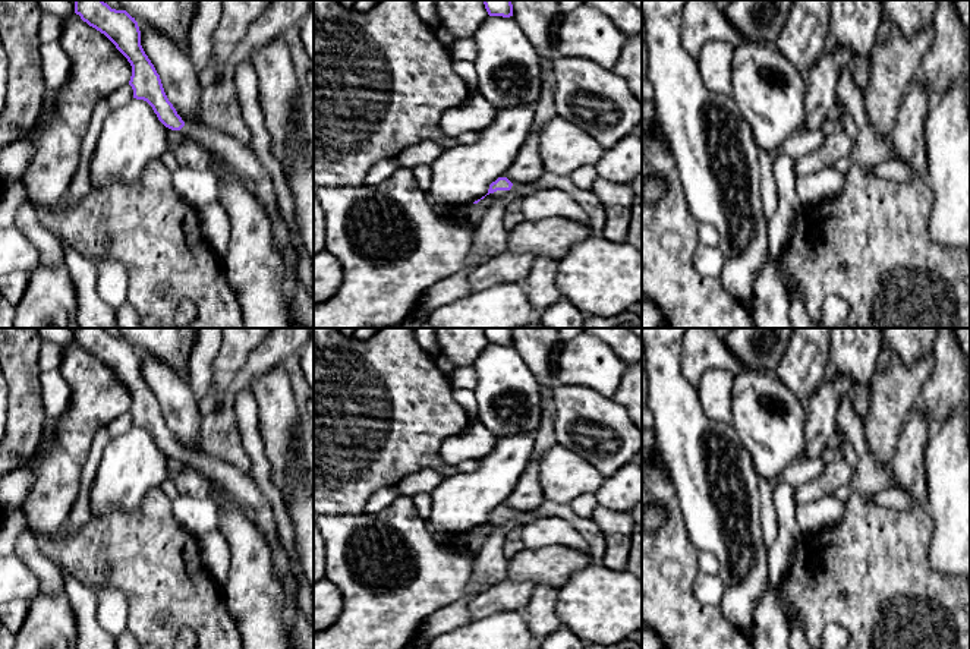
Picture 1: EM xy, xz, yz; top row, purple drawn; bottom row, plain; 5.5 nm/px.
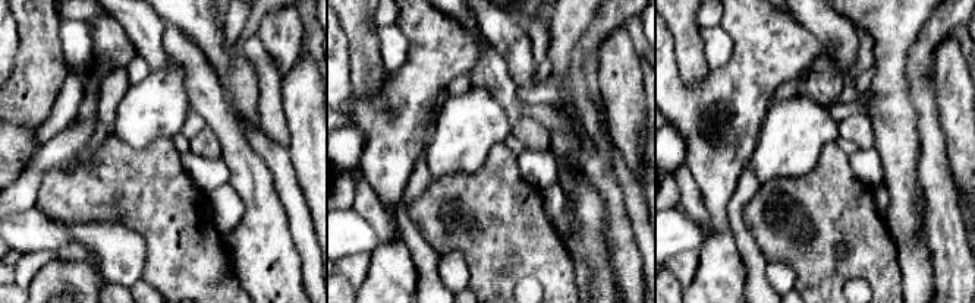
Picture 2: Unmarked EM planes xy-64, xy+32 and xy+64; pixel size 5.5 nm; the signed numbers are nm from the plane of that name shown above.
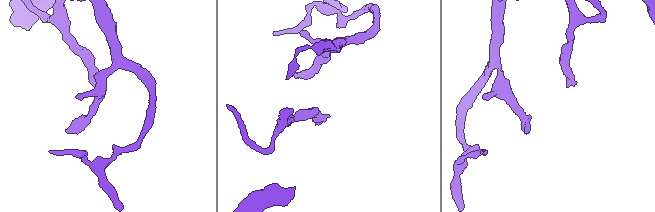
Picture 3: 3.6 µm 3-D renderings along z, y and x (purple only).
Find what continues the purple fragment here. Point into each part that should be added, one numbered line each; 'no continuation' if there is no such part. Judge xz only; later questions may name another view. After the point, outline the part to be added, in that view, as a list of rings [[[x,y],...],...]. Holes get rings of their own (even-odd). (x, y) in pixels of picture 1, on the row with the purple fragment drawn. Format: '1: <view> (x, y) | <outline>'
1: xz (520, 191) | [[[529,183],[529,185],[513,185],[511,190],[520,198],[536,192],[536,189],[532,183]]]

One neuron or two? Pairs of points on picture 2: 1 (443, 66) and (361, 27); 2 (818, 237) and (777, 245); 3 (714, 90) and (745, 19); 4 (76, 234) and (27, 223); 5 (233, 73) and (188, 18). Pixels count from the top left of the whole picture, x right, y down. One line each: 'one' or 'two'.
1: two
2: one
3: one
4: one
5: one

